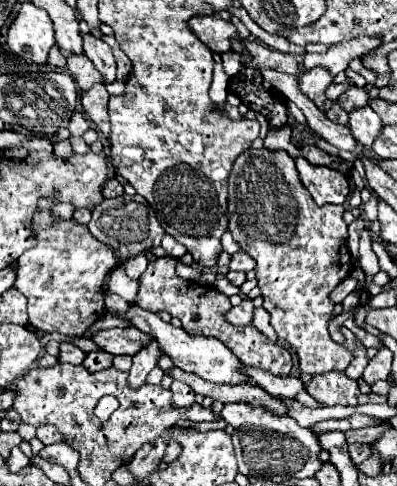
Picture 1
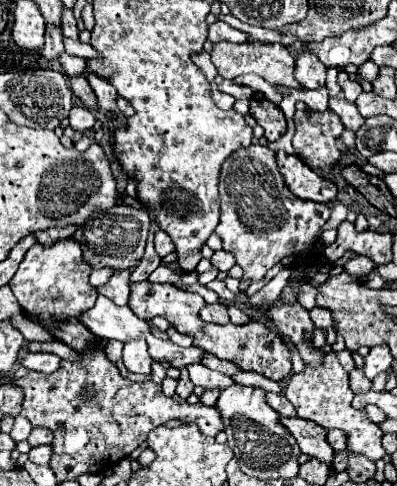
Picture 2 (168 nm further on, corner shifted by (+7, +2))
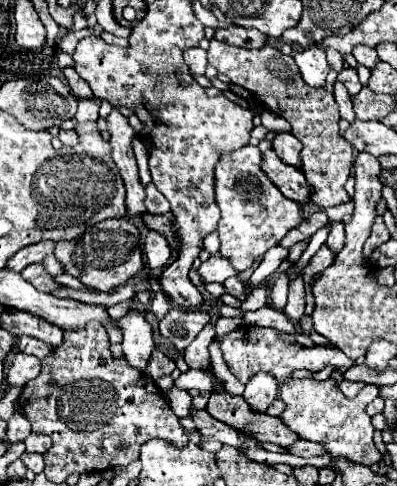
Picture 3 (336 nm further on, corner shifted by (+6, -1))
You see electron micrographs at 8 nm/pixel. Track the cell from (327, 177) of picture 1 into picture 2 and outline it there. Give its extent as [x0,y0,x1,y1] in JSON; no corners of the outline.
[276,150,336,204]

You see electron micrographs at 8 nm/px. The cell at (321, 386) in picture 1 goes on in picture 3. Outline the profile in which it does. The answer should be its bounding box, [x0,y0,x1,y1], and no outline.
[279,379,381,467]

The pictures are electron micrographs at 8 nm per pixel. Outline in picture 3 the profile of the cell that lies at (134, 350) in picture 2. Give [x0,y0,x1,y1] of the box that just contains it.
[121,311,155,371]

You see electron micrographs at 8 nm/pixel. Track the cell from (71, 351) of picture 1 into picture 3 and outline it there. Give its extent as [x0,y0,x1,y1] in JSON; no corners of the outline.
[7,353,41,387]

